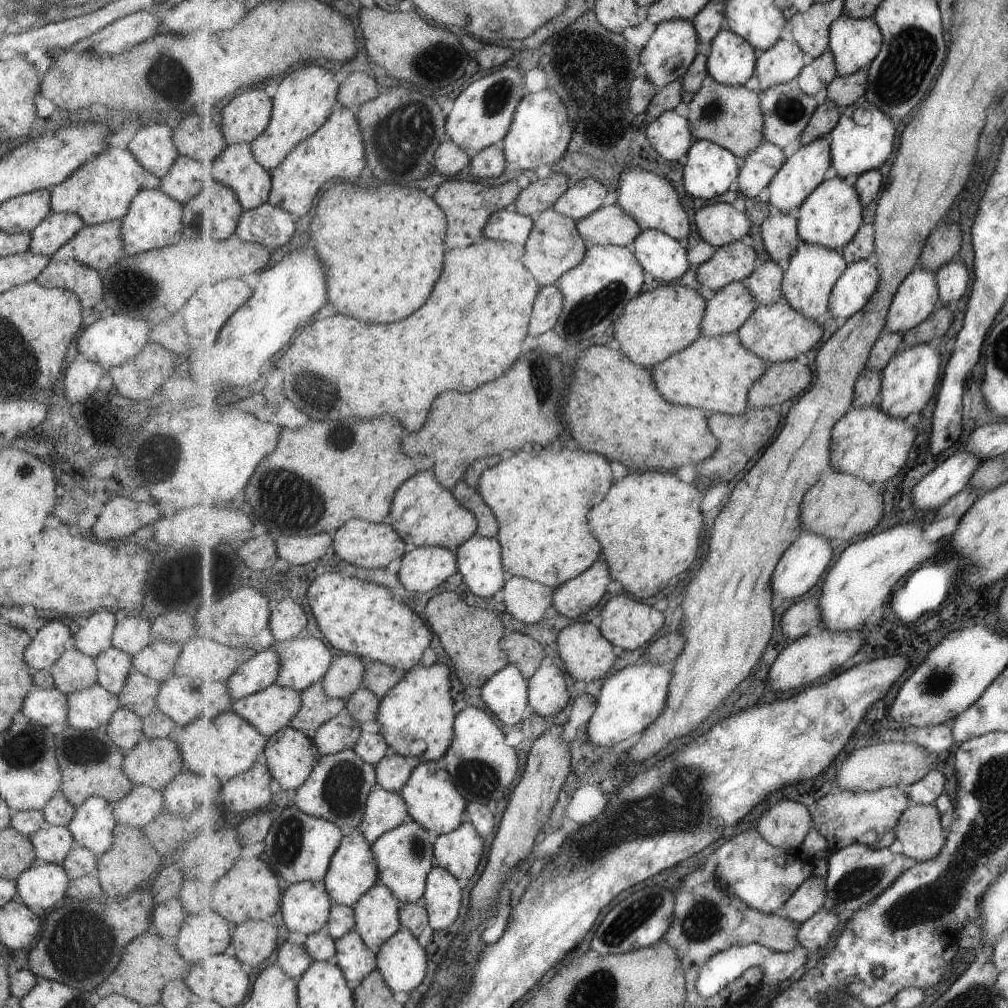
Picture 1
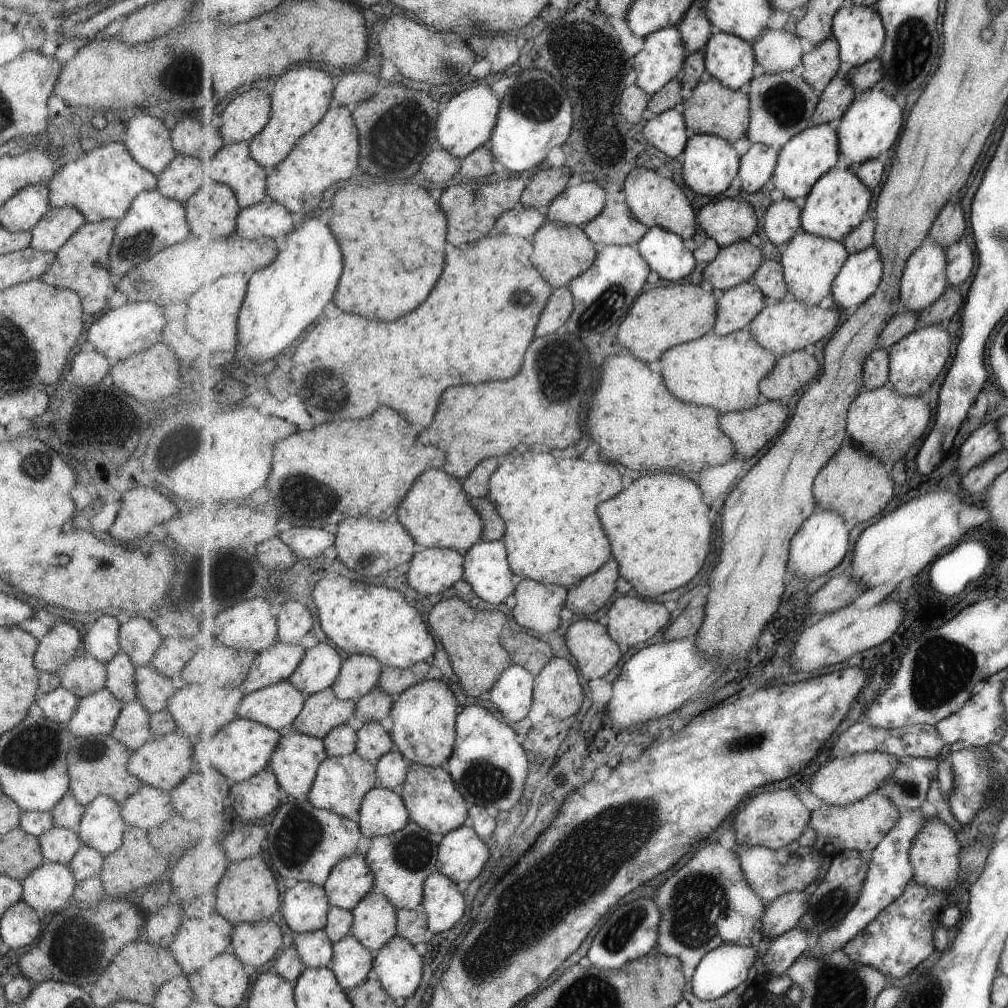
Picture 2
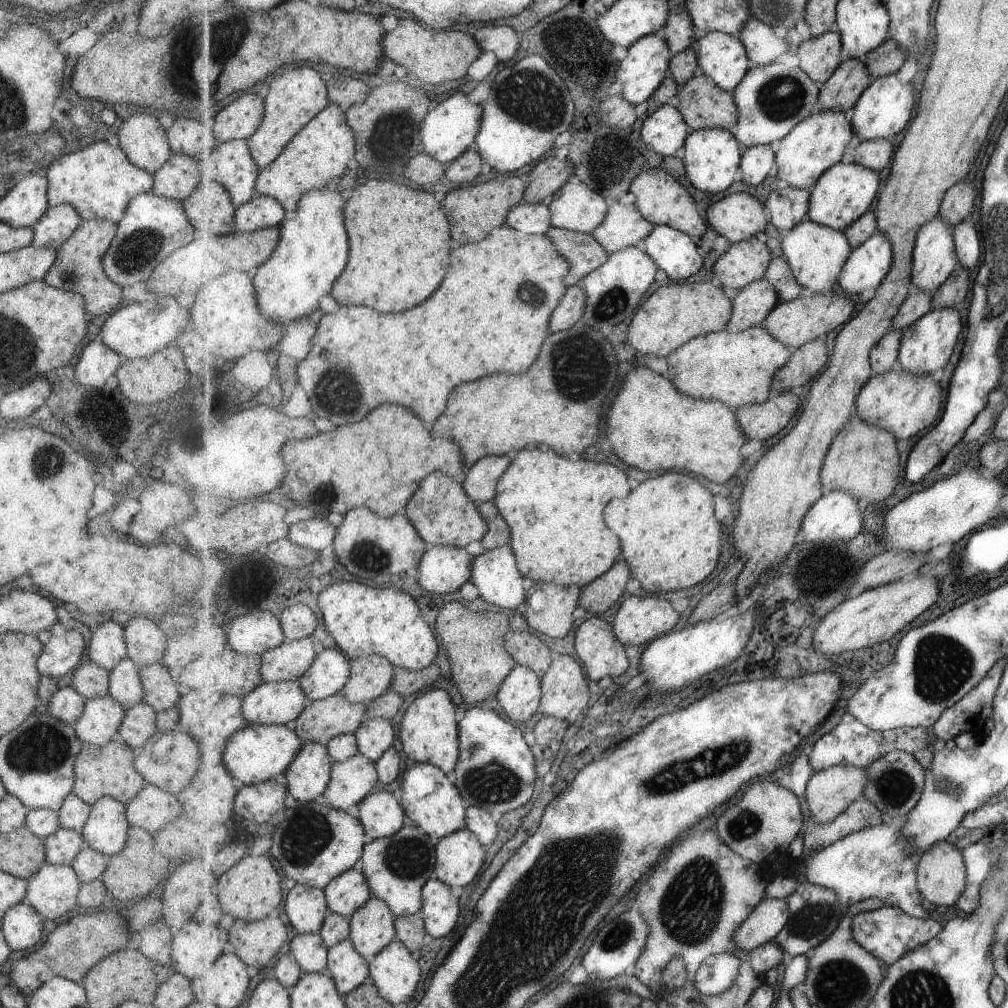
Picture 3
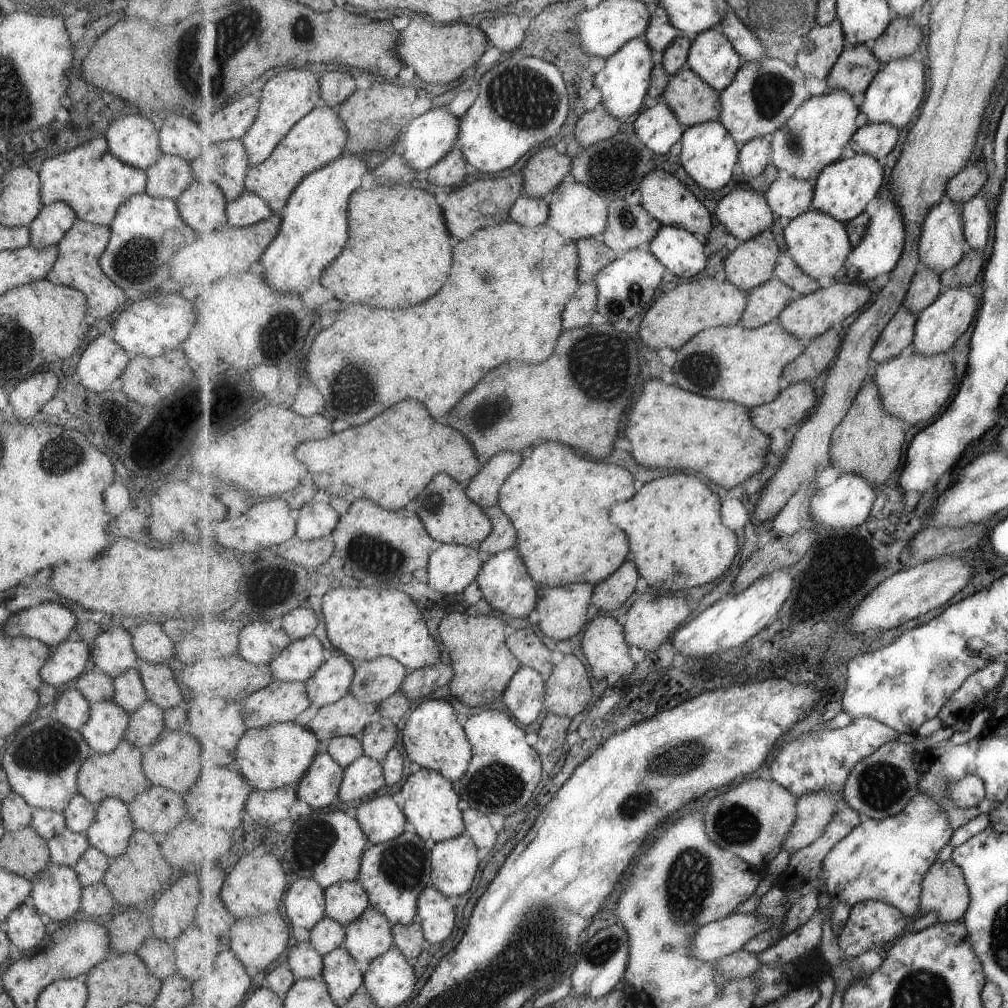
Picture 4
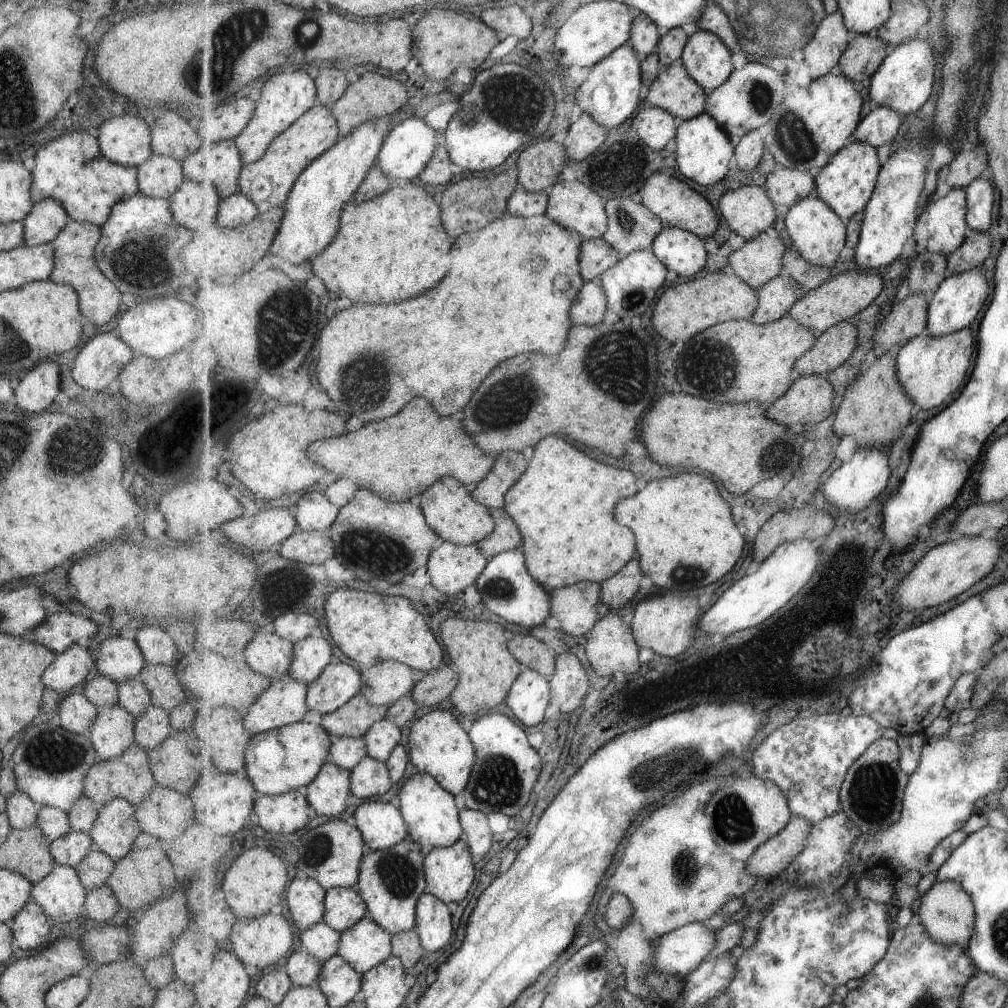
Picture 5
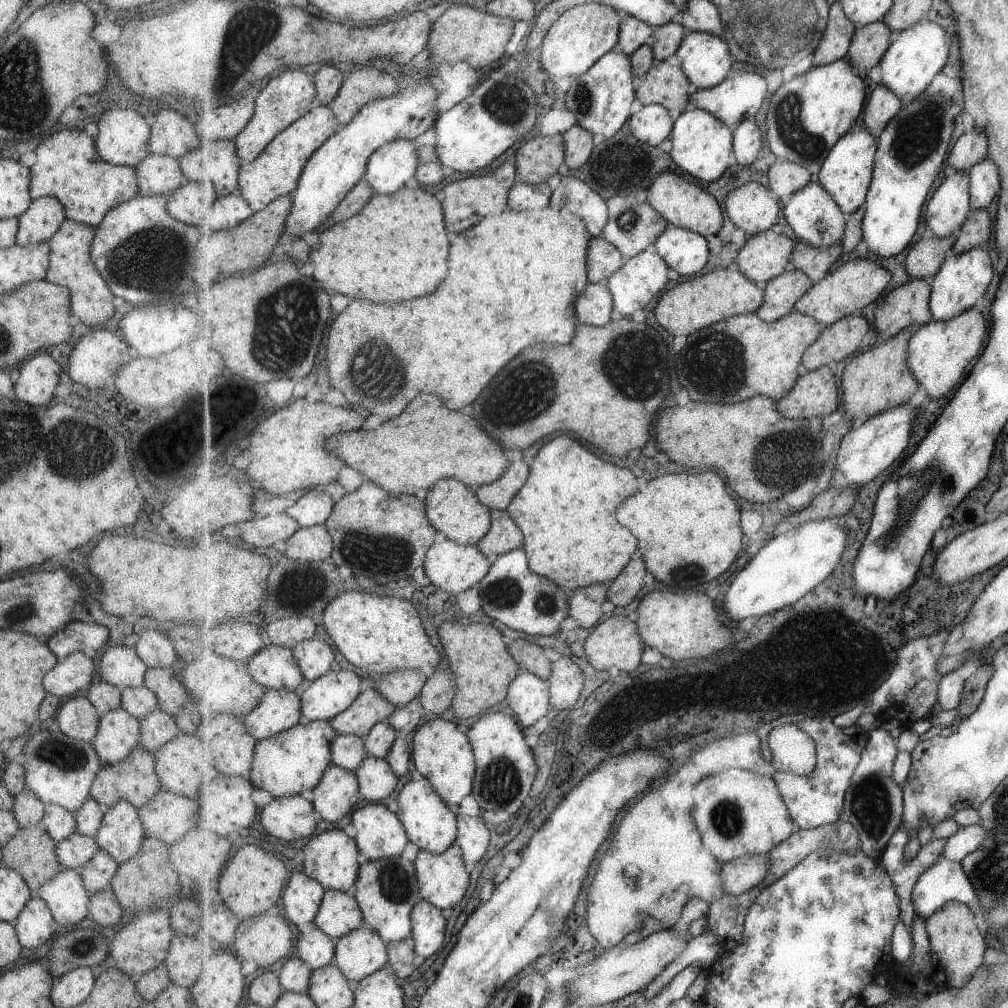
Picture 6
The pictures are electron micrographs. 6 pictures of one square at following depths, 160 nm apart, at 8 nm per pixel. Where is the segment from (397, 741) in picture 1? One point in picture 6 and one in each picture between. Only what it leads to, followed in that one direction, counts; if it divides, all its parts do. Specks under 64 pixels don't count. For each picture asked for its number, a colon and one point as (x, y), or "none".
2: (424, 718)
3: (429, 734)
4: (432, 736)
5: (439, 746)
6: (443, 754)

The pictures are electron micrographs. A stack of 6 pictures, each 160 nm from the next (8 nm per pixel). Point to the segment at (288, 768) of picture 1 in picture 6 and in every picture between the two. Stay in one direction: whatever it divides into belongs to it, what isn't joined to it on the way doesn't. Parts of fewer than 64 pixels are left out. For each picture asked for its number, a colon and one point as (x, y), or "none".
2: (296, 763)
3: (311, 773)
4: (320, 787)
5: (328, 794)
6: (337, 794)

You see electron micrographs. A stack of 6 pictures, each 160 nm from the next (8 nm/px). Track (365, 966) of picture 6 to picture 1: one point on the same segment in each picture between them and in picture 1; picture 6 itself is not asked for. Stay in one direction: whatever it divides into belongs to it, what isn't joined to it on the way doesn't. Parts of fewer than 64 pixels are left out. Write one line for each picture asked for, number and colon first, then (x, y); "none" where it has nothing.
1: (378, 918)
2: (375, 923)
3: (373, 928)
4: (371, 935)
5: (367, 944)

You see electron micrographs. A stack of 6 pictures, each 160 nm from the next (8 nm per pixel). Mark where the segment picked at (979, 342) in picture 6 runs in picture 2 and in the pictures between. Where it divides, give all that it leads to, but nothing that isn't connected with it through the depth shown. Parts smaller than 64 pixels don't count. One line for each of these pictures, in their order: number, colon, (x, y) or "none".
2: (887, 424)
3: (904, 403)
4: (917, 388)
5: (930, 368)

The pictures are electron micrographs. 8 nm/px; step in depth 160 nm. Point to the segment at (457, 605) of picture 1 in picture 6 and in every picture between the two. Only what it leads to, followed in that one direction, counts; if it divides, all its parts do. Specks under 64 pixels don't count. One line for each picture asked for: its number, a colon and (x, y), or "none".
2: (473, 639)
3: (475, 642)
4: (477, 644)
5: (478, 649)
6: (479, 655)

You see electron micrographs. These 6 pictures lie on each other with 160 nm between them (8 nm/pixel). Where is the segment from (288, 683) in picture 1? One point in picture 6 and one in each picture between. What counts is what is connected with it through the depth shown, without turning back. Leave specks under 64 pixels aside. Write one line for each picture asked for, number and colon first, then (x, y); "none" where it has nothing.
2: (320, 668)
3: (331, 671)
4: (332, 681)
5: (339, 683)
6: (331, 694)

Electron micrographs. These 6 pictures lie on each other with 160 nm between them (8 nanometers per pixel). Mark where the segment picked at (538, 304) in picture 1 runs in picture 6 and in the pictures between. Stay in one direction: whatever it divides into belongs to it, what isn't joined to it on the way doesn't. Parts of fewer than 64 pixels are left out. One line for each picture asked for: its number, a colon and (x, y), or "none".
2: (560, 305)
3: (570, 313)
4: (582, 307)
5: (590, 307)
6: (594, 307)

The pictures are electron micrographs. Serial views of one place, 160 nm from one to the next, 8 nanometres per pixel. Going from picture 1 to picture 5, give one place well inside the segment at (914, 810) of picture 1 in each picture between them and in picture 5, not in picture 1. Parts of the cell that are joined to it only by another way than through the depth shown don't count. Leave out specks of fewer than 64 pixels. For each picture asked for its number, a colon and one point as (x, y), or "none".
2: (936, 853)
3: (942, 874)
4: (944, 888)
5: (947, 910)

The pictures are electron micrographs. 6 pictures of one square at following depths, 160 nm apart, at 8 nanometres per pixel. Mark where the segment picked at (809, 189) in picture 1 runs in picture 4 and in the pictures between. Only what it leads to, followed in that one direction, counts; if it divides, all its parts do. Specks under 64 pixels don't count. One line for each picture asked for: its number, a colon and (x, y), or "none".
2: (811, 154)
3: (818, 143)
4: (815, 136)

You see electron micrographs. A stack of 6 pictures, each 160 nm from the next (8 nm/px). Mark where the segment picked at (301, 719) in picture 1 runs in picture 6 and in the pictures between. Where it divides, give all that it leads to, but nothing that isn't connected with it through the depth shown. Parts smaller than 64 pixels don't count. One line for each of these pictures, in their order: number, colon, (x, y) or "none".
2: (324, 711)
3: (322, 721)
4: (348, 717)
5: (354, 719)
6: (371, 707)

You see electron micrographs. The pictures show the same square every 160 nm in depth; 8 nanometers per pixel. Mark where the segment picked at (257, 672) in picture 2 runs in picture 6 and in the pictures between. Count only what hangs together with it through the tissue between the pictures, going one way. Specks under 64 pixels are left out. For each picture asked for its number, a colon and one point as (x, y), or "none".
3: (290, 662)
4: (300, 661)
5: (312, 656)
6: (314, 656)

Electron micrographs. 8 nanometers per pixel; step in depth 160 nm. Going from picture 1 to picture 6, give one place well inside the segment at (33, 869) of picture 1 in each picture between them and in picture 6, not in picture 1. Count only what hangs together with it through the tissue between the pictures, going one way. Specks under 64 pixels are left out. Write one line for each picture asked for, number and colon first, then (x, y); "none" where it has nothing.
2: (49, 886)
3: (51, 891)
4: (55, 891)
5: (60, 895)
6: (66, 899)

